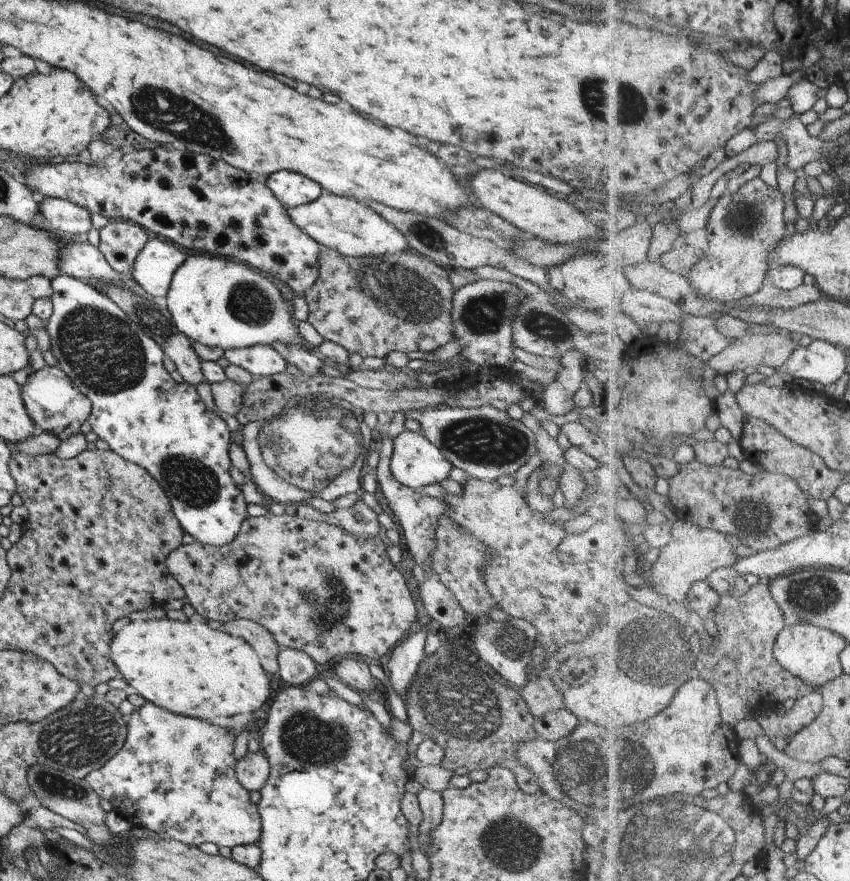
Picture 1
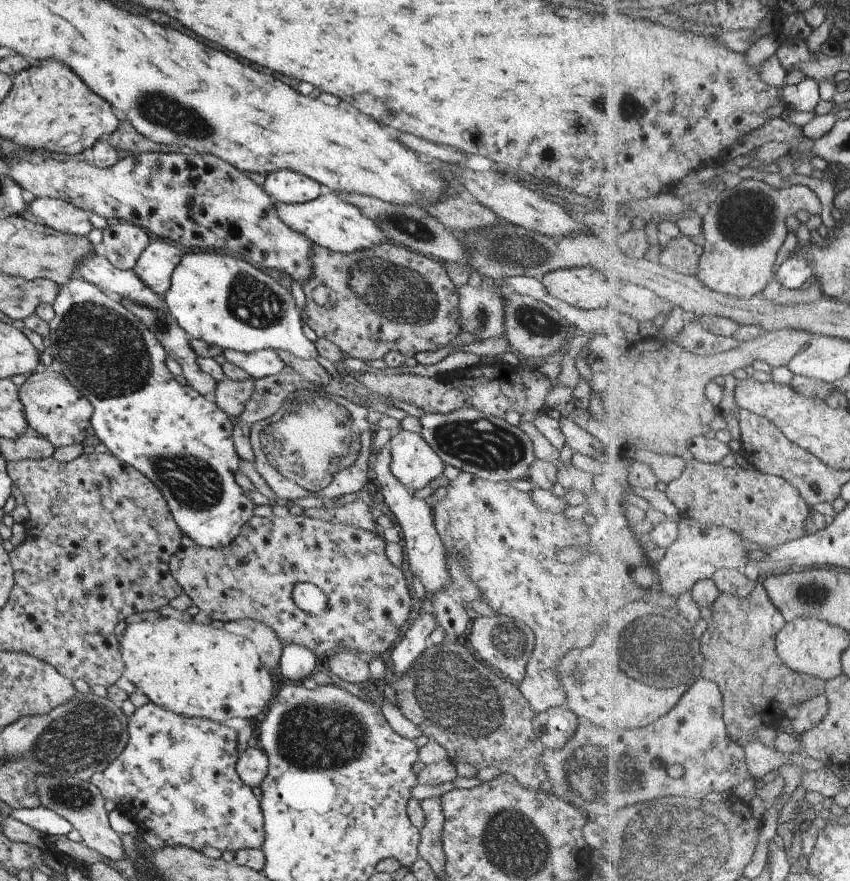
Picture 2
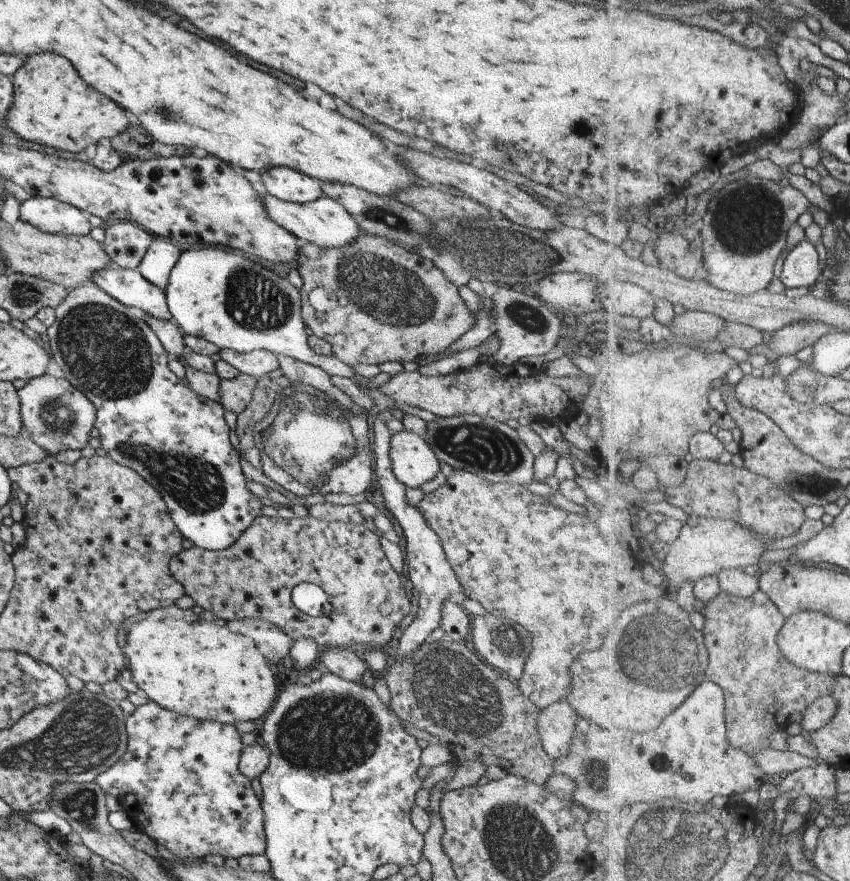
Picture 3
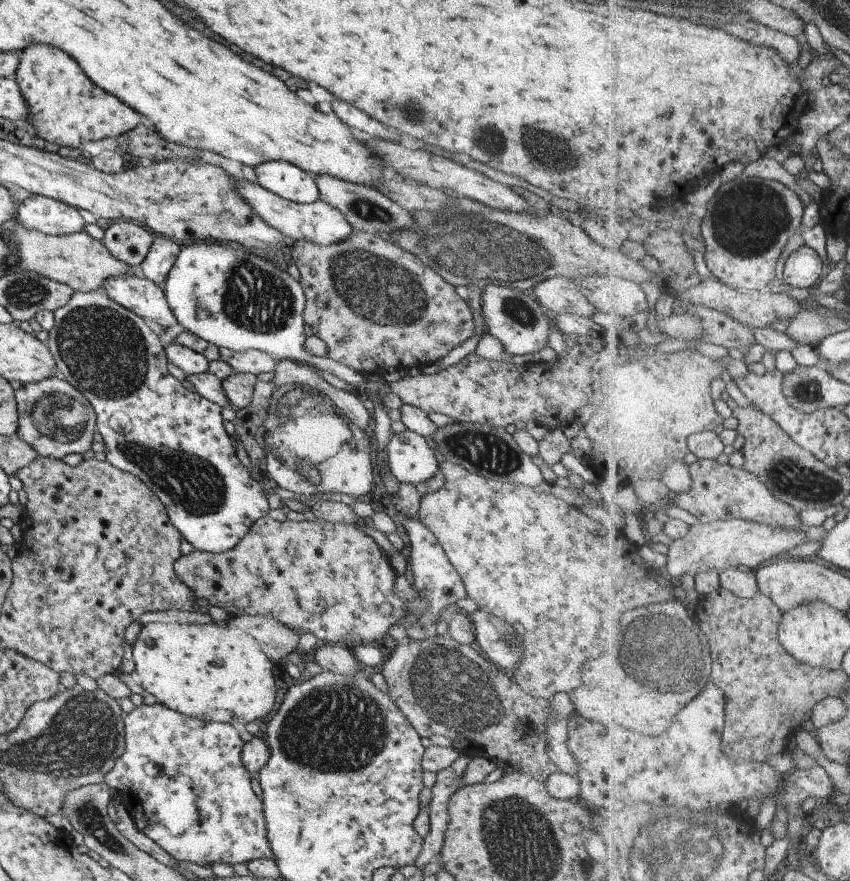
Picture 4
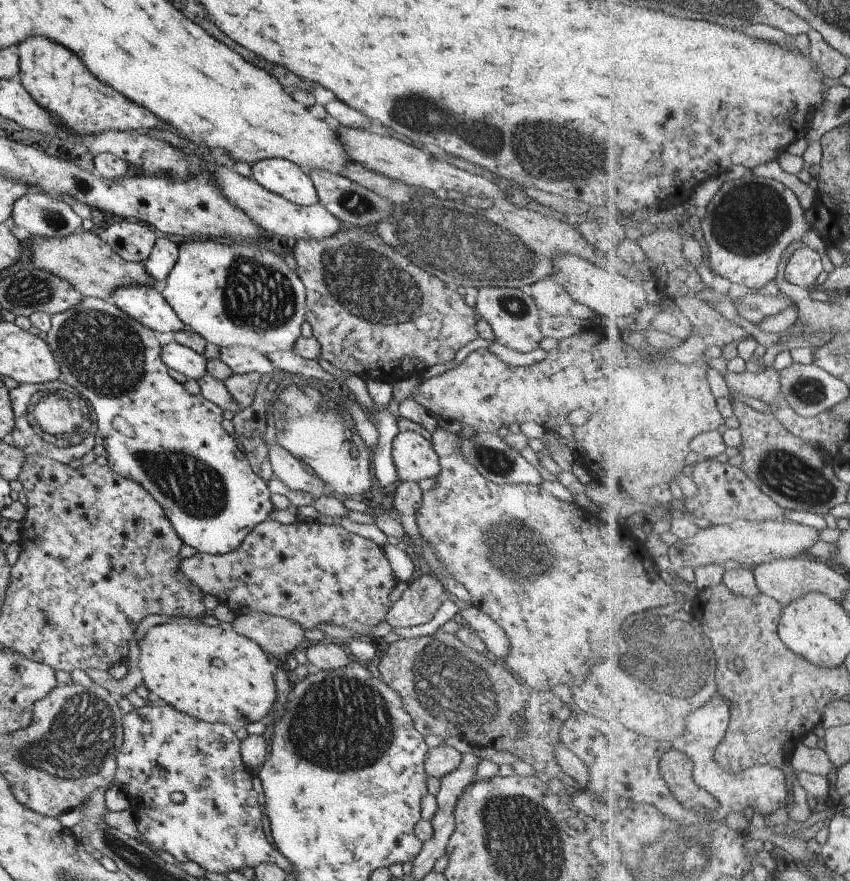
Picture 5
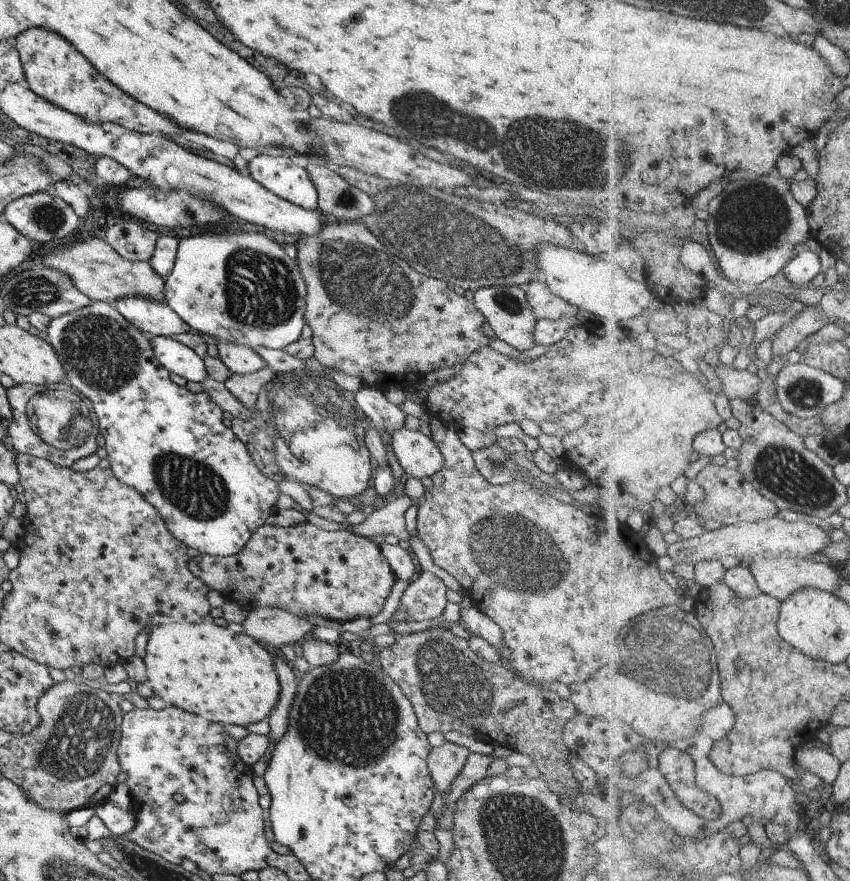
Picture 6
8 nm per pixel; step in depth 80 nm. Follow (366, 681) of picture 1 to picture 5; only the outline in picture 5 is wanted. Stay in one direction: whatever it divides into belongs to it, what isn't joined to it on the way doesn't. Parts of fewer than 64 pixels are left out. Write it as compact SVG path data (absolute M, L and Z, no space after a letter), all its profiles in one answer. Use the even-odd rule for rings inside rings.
M310 643L302 646L308 663L317 671L338 671L349 659L343 648L333 643Z

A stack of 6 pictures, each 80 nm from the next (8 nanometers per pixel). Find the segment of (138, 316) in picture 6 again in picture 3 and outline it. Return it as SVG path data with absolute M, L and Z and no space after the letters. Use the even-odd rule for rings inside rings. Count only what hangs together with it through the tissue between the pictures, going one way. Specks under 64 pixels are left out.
M115 265L91 274L91 282L123 306L138 308L159 320L170 320L164 292L144 280L136 269L122 269Z

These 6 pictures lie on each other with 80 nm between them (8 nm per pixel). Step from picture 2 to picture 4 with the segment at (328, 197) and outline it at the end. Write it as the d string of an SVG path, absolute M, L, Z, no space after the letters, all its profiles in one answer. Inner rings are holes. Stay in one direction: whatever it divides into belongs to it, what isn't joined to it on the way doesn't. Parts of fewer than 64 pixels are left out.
M233 176L230 179L234 183L236 194L251 207L251 210L265 224L274 228L283 237L287 236L292 239L293 242L305 239L316 245L327 246L343 240L352 231L343 215L336 208L323 203L322 200L317 199L312 203L289 202L287 199L261 188L257 183L248 182L243 178L236 179Z

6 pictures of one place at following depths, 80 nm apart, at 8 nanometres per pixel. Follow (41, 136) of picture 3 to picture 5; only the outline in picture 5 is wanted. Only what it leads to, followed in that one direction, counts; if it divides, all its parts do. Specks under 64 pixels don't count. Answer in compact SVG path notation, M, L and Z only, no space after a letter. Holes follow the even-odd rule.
M32 36L16 44L21 86L44 111L49 111L70 134L92 135L101 131L145 132L155 129L157 118L145 108L131 104L131 100L119 96L119 92L103 86L62 44L44 36Z

